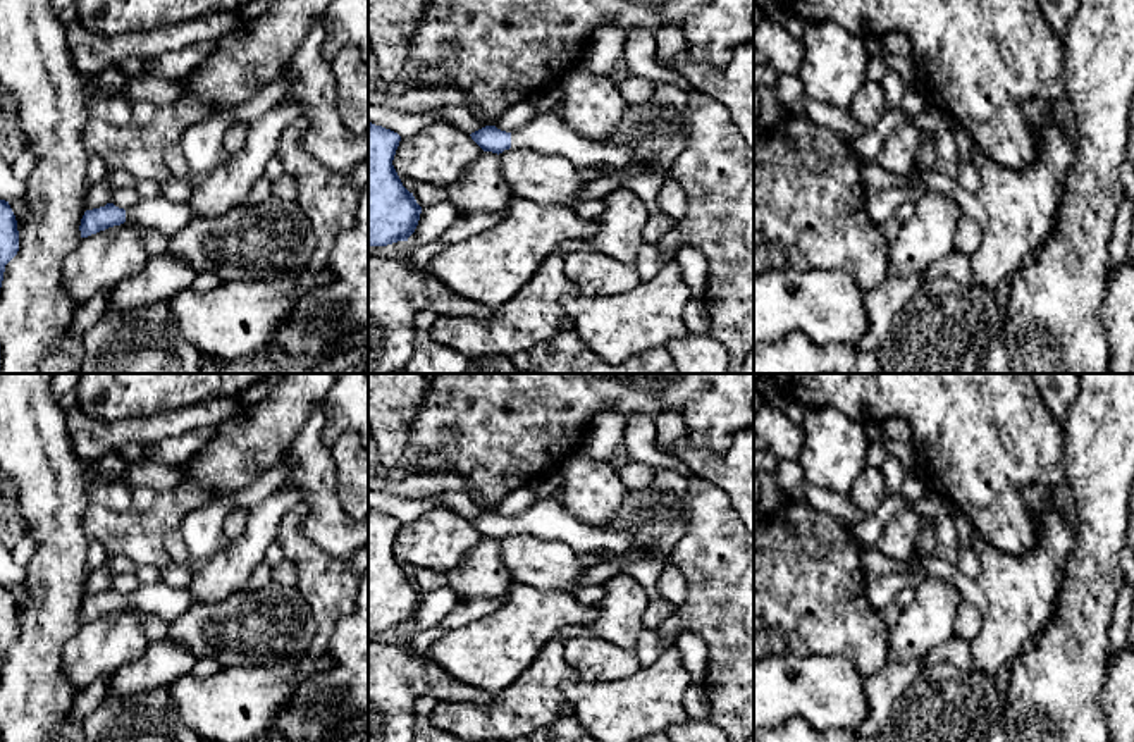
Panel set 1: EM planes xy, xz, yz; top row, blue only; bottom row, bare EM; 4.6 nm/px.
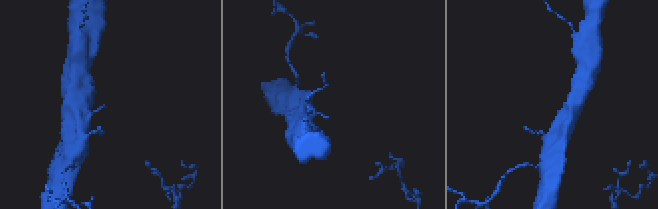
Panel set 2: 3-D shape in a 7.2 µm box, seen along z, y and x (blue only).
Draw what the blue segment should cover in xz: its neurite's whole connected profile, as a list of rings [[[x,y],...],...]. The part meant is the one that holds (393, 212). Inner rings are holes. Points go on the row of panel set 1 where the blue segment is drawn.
[[[368,122],[368,246],[408,241],[420,220],[422,207],[392,165],[399,141],[398,133]]]

